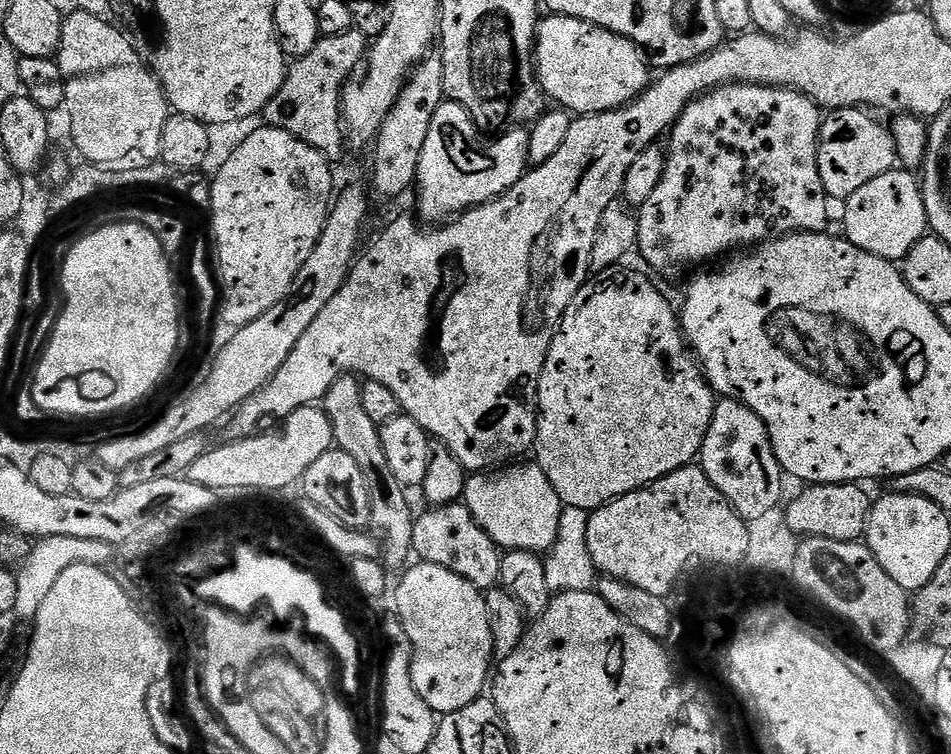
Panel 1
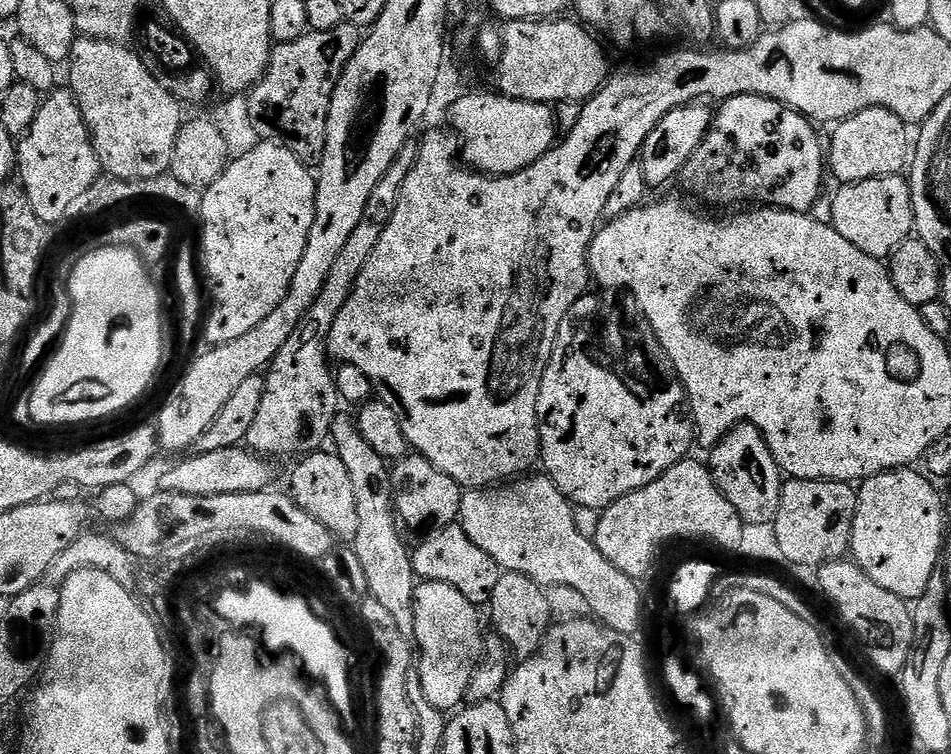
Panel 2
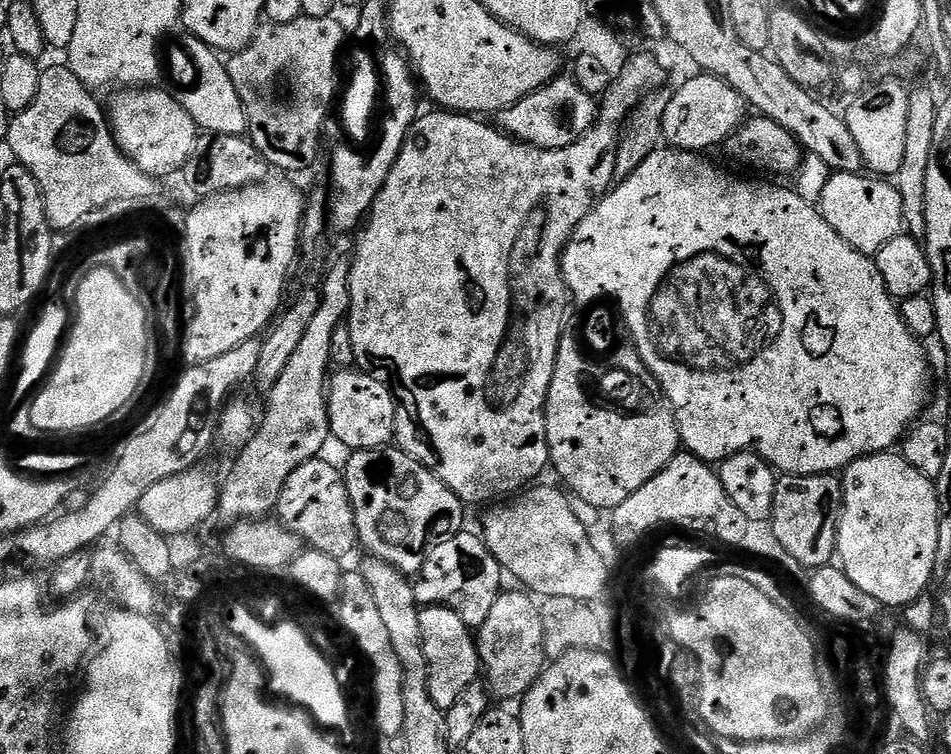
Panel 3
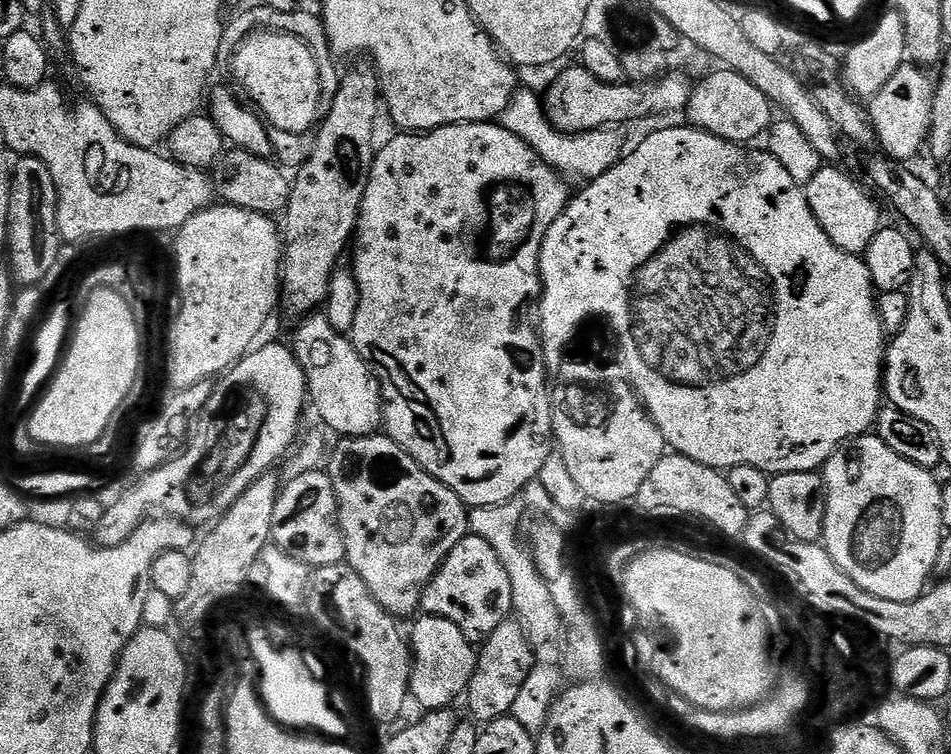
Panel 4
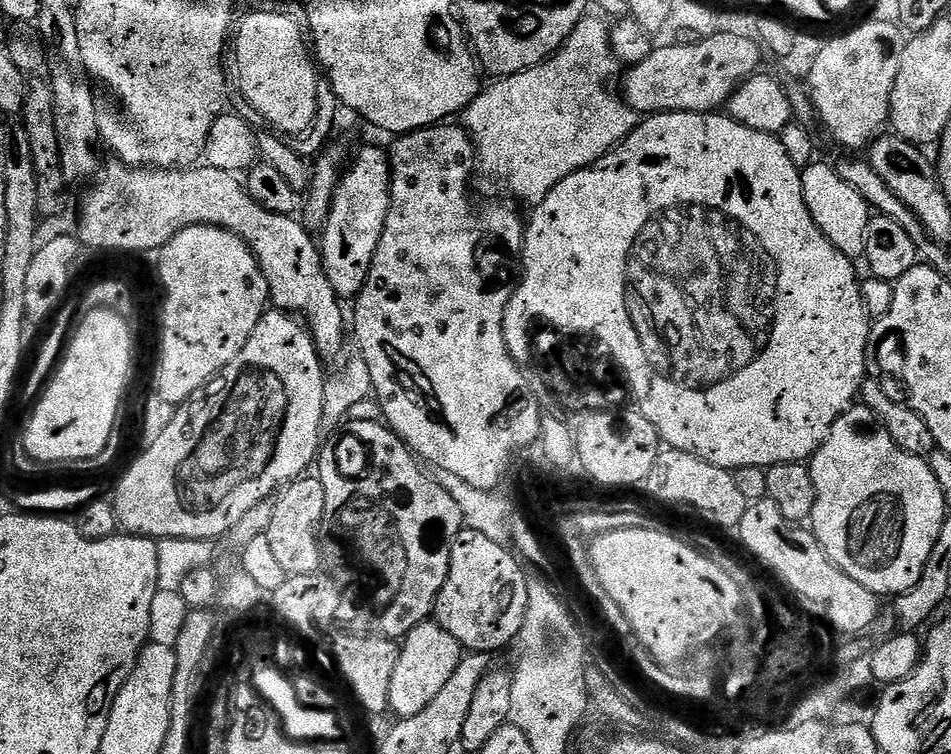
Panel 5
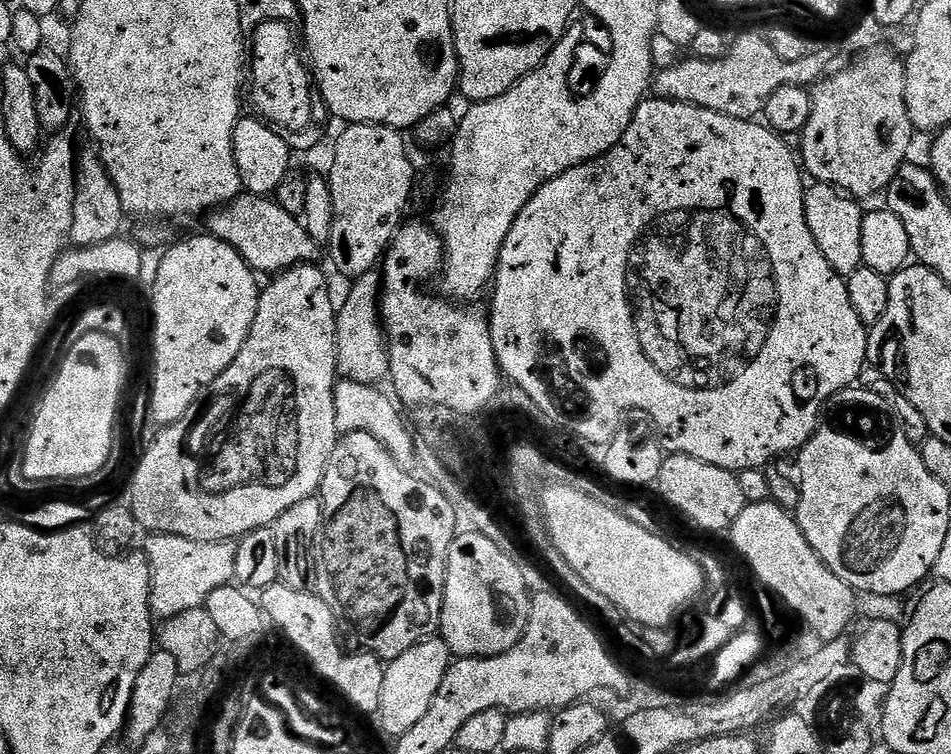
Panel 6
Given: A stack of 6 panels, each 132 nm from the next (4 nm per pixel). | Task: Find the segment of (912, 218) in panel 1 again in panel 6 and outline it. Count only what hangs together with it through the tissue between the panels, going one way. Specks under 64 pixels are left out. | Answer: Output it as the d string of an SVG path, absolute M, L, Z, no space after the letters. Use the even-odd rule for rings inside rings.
M813 183L804 194L806 210L806 226L810 226L810 234L814 234L814 242L818 242L818 250L826 254L826 262L840 276L847 278L854 274L864 263L862 258L862 222L866 215L860 209L861 201L840 191L833 184Z

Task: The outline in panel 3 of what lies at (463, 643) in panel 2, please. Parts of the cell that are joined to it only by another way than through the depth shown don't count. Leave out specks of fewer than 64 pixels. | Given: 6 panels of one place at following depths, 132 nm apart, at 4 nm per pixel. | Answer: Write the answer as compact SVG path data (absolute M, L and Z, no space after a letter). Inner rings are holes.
M428 606L421 611L422 638L428 663L428 685L430 698L439 708L454 706L458 694L466 690L466 686L477 683L481 675L480 653L476 651L476 636L468 623L453 608Z

